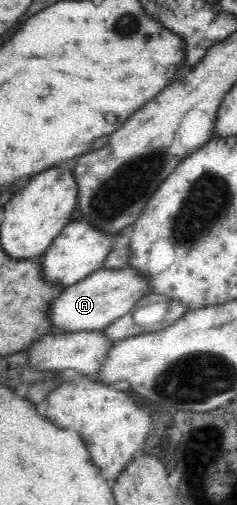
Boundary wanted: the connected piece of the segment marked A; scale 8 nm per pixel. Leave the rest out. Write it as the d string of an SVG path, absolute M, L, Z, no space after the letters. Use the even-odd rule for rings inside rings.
M132 267L95 270L48 302L52 330L62 333L102 330L132 310L132 306L149 293L150 285Z

